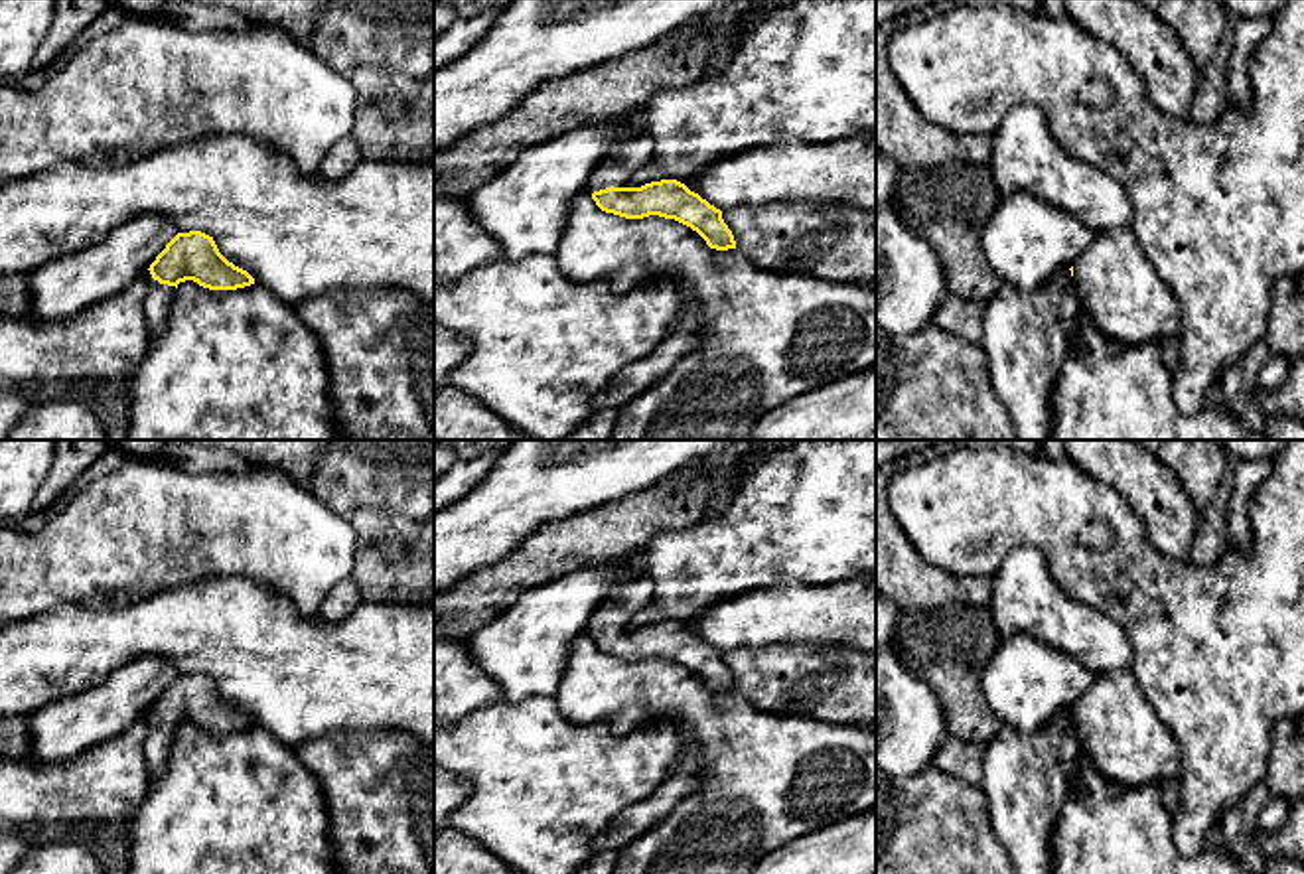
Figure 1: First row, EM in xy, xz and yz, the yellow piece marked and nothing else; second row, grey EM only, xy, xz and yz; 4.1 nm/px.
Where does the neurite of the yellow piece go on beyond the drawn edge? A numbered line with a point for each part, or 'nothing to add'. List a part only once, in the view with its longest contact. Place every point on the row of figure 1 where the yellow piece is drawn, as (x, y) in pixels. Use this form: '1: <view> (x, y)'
1: xz (626, 158)

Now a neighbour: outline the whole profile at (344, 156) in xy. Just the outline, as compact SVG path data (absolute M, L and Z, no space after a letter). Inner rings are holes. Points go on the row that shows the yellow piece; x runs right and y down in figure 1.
M349 134L341 138L322 160L318 176L322 180L339 180L347 176L361 160L357 140Z

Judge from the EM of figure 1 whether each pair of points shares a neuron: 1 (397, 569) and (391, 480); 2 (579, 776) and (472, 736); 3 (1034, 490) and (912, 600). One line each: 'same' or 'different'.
1: same
2: same
3: different

